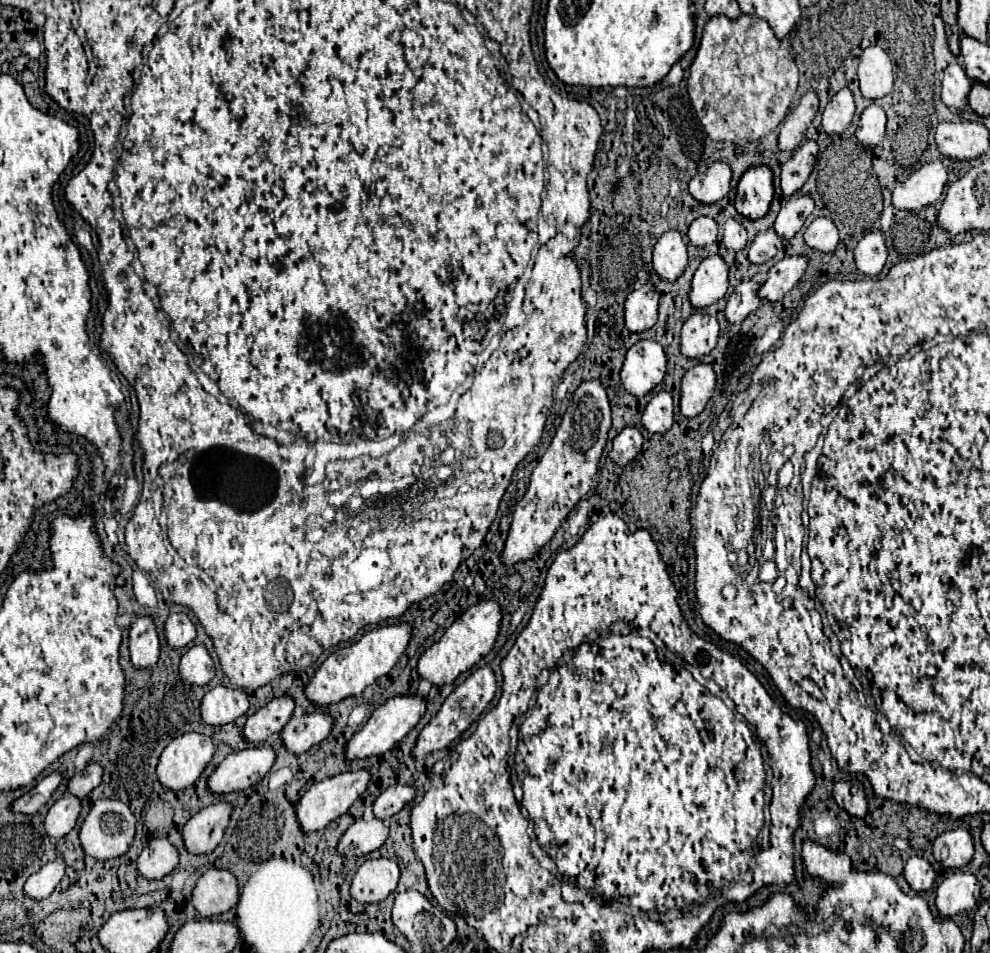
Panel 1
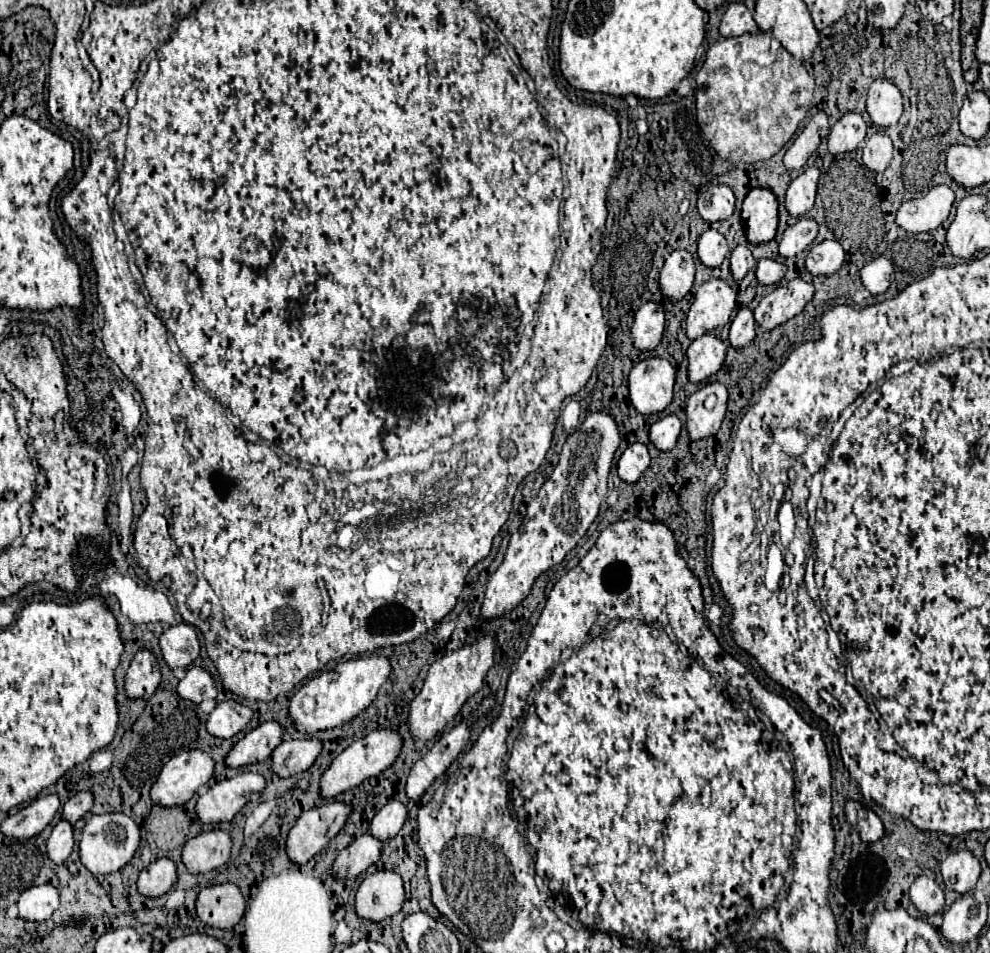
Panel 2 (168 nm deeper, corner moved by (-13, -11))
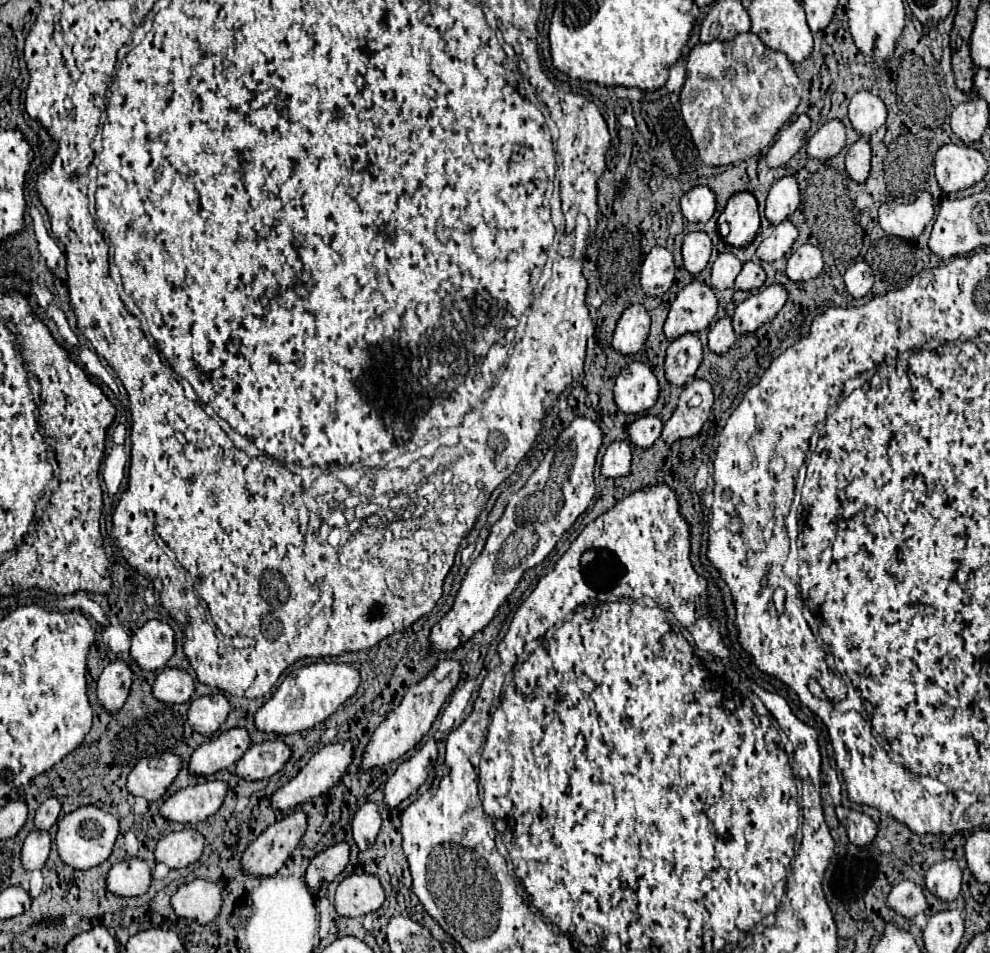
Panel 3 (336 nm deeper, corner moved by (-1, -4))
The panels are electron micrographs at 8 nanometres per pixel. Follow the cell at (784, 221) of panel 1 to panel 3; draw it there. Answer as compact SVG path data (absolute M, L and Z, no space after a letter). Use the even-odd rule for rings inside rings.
M785 221L785 223L779 223L777 227L773 227L771 235L767 235L761 245L757 247L755 255L759 261L777 261L781 257L785 257L789 253L789 249L793 247L795 239L797 239L797 227L791 223L791 221Z

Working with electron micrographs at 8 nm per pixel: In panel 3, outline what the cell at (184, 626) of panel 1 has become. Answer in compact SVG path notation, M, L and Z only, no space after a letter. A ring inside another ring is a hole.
M147 621L131 637L131 659L145 671L163 669L175 651L175 633L167 623Z

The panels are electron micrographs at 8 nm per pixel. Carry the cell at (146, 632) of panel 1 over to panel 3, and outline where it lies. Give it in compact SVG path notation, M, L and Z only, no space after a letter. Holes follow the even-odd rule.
M113 661L103 669L95 693L107 713L115 715L123 707L131 689L131 679L133 675L123 661Z

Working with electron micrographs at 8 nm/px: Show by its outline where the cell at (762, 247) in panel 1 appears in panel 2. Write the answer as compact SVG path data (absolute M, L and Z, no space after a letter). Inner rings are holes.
M761 258L755 268L759 284L777 284L783 280L785 272L787 272L787 266L773 258Z

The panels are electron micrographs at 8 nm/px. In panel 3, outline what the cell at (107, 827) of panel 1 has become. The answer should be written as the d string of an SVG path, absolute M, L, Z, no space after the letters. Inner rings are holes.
M87 805L87 807L75 809L73 813L65 815L59 821L55 843L57 843L59 857L65 865L69 865L73 869L87 871L99 863L107 861L107 857L111 855L113 843L117 839L117 833L119 833L119 821L111 813L105 813L99 807Z

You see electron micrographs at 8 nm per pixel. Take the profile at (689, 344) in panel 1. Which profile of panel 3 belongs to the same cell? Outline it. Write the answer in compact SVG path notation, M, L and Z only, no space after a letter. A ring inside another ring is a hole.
M683 335L673 341L665 353L665 379L683 387L689 377L695 375L703 359L703 347L697 335Z

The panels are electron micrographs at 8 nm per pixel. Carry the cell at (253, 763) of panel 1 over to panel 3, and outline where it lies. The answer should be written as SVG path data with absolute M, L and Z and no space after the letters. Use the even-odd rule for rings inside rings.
M205 781L171 795L161 807L159 815L173 823L199 823L213 815L227 793L223 781Z

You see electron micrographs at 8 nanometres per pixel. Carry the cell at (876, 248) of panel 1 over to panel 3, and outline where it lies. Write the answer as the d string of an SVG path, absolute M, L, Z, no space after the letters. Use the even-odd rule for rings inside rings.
M857 261L857 263L853 263L853 265L847 269L843 281L845 281L845 291L847 291L851 297L861 299L861 297L865 297L865 295L871 291L873 271L871 271L871 267L869 267L865 261Z

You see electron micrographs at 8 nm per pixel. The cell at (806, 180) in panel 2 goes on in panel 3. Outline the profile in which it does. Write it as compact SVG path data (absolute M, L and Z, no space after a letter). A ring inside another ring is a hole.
M795 177L779 179L771 189L765 203L765 217L771 225L779 225L785 221L801 203L801 193Z

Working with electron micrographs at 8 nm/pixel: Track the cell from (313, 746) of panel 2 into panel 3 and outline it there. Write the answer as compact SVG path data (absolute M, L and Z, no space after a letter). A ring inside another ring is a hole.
M265 741L245 751L245 755L237 761L235 773L239 779L245 781L267 779L277 773L289 757L291 749L283 741Z

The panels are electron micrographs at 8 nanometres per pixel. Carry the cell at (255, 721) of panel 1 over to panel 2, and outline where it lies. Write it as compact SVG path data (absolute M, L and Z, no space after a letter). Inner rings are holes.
M265 722L247 732L229 752L227 766L239 768L255 762L265 762L271 752L281 744L285 728L279 722Z

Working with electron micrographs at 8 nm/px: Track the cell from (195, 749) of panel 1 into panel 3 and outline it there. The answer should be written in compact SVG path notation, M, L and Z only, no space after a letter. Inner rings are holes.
M163 753L159 757L143 759L131 769L127 777L127 791L135 797L157 801L177 777L179 767L181 759L173 753Z

